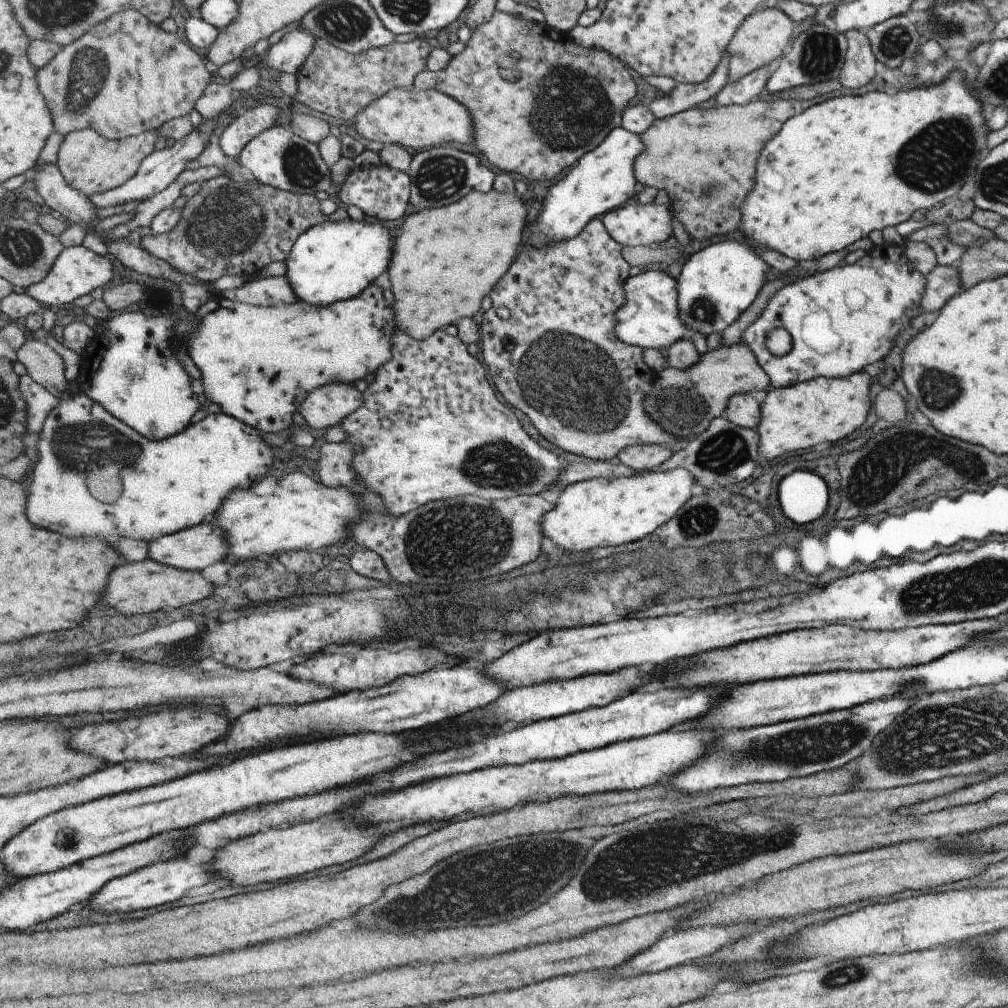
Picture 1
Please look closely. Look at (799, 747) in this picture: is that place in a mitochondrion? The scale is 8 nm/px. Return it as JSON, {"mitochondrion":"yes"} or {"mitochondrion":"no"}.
{"mitochondrion":"yes"}

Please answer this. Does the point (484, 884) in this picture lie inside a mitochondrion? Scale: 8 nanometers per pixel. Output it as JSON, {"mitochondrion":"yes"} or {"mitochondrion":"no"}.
{"mitochondrion":"yes"}

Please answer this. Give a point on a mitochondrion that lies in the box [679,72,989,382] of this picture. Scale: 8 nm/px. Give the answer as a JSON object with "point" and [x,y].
{"point":[937,158]}

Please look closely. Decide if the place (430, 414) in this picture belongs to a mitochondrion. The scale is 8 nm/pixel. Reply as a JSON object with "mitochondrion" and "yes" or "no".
{"mitochondrion":"no"}

